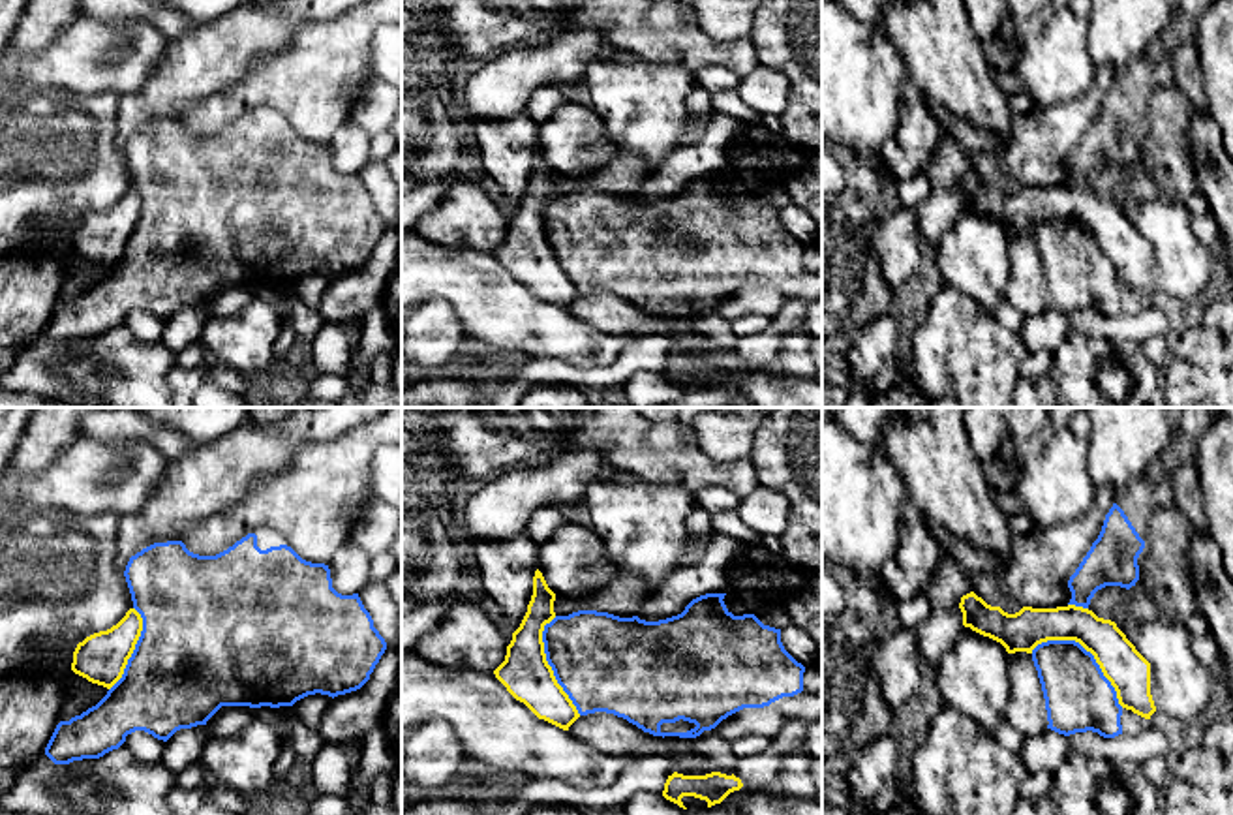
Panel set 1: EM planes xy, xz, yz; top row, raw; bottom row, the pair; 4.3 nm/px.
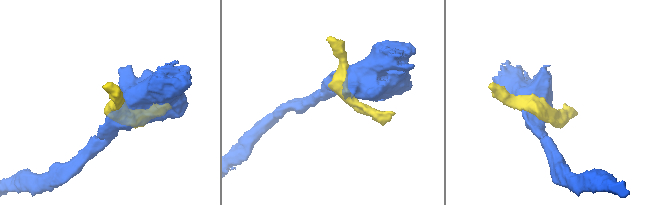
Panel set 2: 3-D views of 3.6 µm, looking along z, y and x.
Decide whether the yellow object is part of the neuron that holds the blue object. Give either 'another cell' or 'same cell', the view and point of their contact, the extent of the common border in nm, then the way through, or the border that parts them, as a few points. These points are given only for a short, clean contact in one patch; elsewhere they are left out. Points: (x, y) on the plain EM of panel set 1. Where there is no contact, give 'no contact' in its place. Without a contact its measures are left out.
another cell | yz (1085, 230) | 460 nm

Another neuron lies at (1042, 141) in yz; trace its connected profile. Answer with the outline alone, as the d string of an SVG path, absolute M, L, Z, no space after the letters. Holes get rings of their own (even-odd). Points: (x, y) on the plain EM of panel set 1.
M1096 68L1087 92L1015 116L1012 139L998 152L1002 173L1023 186L1068 186L1072 178L1068 160L1098 118L1113 83L1111 68Z

